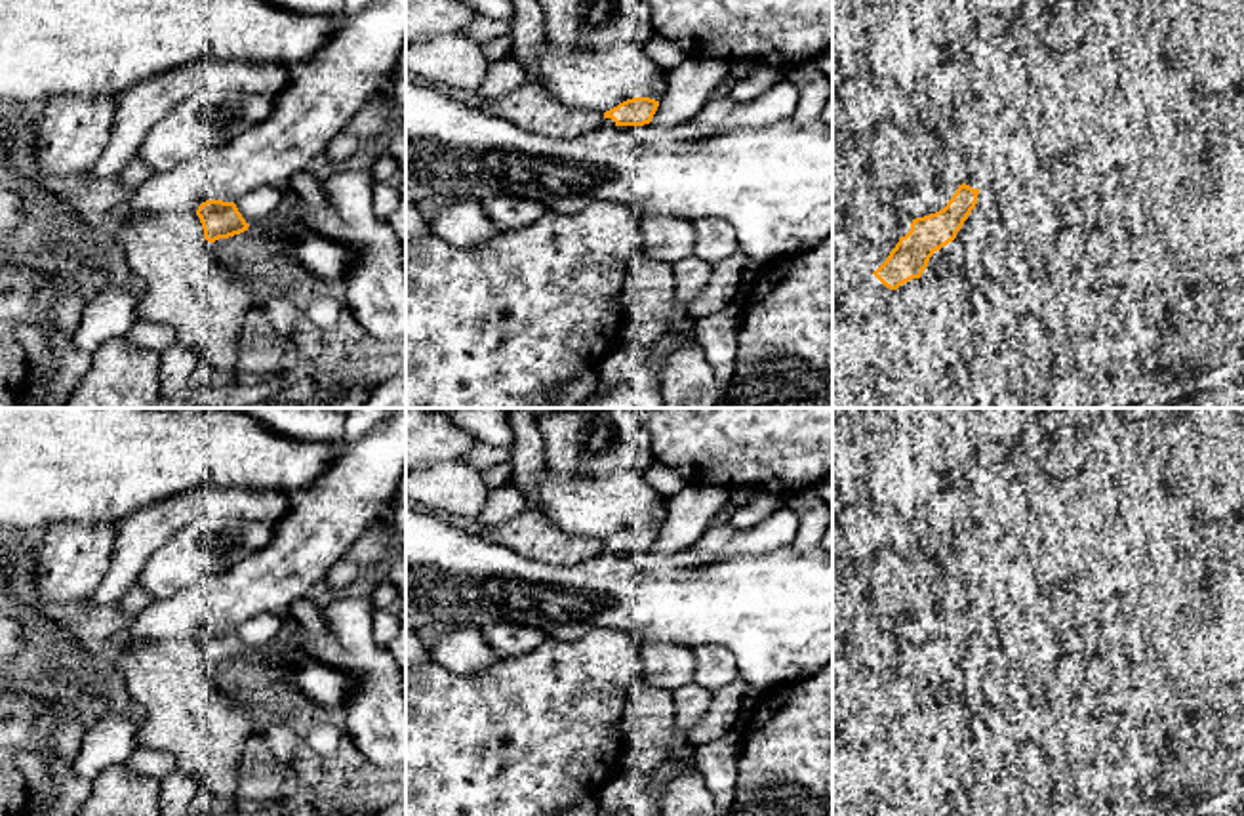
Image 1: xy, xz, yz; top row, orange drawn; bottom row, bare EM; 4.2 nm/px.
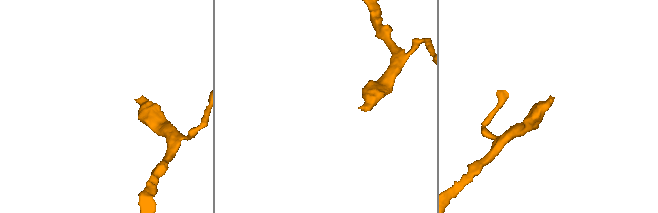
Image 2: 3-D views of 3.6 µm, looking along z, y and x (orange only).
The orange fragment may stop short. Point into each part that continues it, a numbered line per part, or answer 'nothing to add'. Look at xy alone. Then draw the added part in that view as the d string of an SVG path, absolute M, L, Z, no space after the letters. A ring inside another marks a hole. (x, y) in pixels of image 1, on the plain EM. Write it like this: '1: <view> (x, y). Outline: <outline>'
nothing to add

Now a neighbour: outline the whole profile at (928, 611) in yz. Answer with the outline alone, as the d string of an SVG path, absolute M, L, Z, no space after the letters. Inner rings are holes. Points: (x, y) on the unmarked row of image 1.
M951 576L926 580L907 593L895 622L895 639L905 639L911 646L935 641L964 606L964 581Z

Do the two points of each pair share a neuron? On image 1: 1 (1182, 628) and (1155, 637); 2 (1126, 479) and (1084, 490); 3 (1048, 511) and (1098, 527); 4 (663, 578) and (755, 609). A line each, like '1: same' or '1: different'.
1: different
2: different
3: different
4: same

